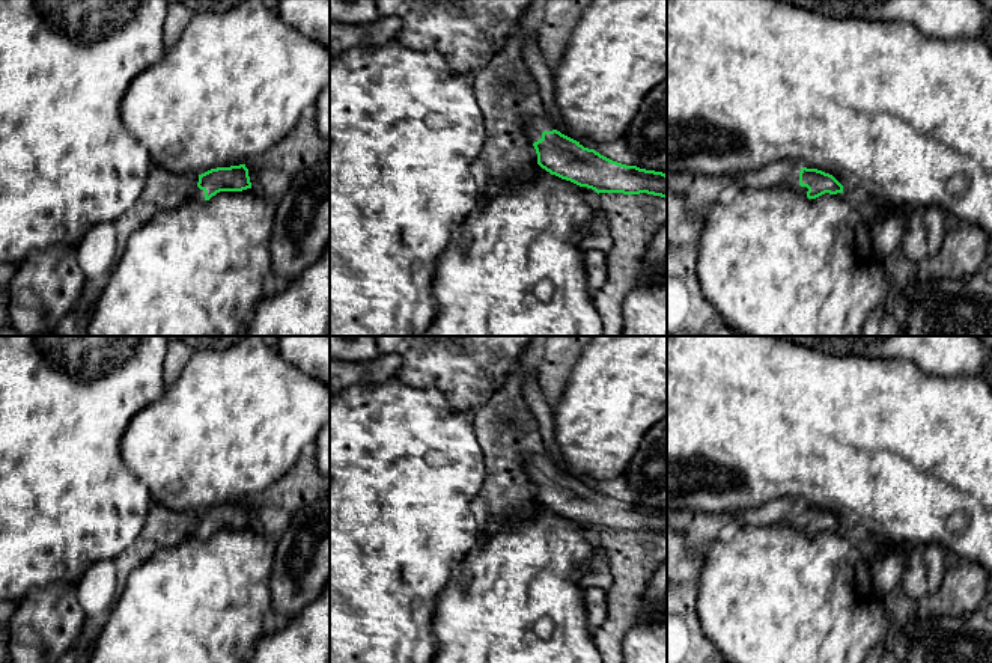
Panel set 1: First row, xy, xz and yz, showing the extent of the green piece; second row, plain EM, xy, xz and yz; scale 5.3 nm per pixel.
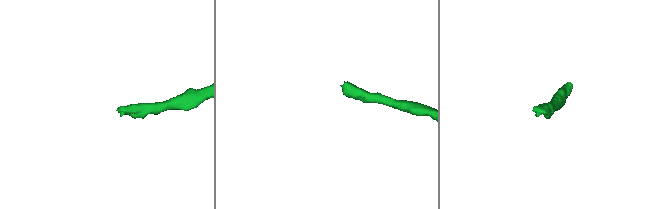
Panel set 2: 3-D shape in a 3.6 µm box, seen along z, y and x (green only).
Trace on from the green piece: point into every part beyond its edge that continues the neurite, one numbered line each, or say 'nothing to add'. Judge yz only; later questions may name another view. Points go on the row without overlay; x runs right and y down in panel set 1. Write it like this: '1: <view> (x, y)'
1: yz (794, 520)

